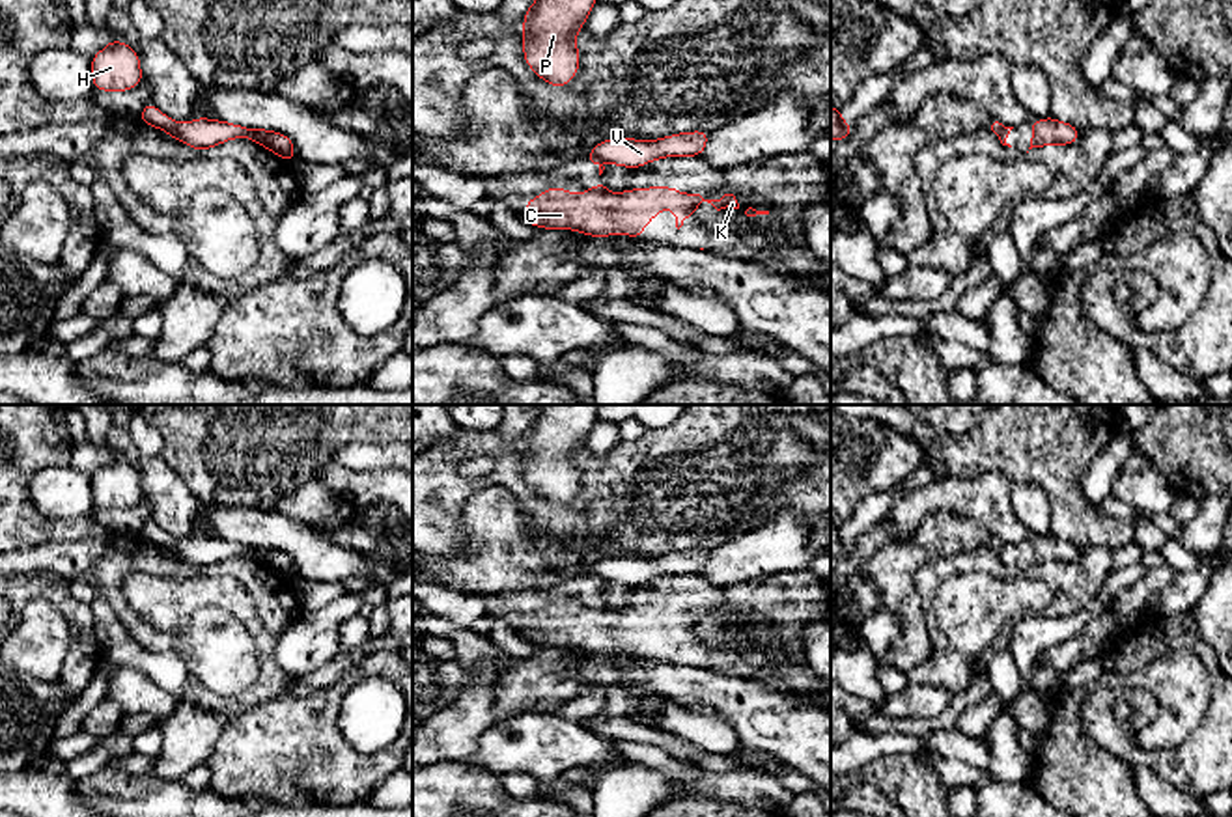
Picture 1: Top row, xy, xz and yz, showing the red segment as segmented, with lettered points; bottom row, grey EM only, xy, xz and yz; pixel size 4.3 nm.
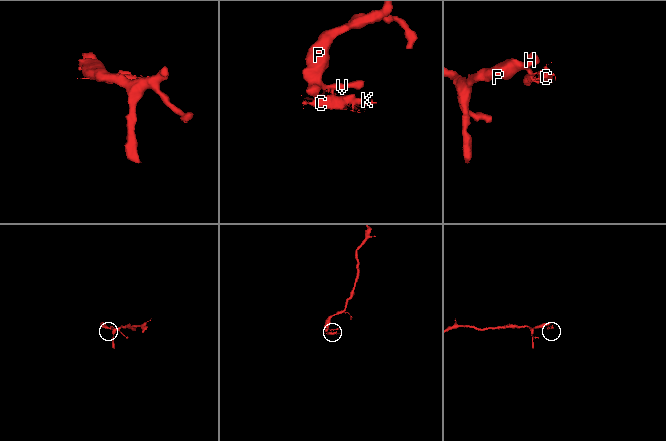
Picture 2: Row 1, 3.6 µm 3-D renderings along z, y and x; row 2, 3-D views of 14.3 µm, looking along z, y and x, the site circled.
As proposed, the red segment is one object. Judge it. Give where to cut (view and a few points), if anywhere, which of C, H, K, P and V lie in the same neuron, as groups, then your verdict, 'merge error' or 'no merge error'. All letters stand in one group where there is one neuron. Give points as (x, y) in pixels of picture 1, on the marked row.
cut xy (165, 129), (182, 138); groups C K / H P V; merge error

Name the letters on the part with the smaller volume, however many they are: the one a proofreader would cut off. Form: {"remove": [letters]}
{"remove": ["C", "K"]}

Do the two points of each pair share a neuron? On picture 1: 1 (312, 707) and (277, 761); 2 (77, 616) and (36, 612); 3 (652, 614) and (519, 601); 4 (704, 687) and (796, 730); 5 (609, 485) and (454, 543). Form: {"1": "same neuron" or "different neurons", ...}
{"1": "same neuron", "2": "different neurons", "3": "same neuron", "4": "same neuron", "5": "same neuron"}

